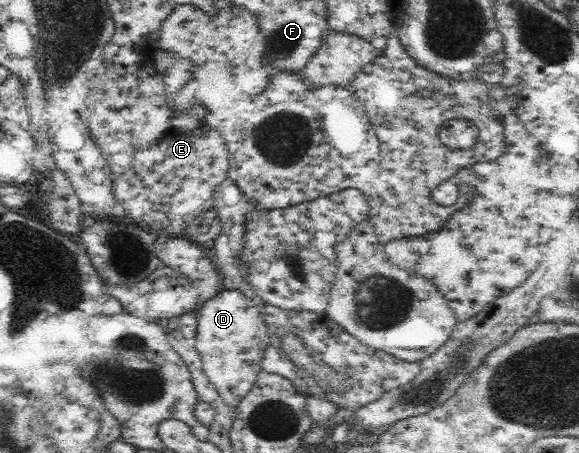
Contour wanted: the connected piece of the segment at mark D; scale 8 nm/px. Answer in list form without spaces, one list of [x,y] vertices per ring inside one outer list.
[[[226,286],[215,296],[209,297],[203,305],[199,305],[195,311],[197,315],[198,327],[192,335],[195,349],[202,359],[202,368],[210,382],[215,386],[221,399],[225,399],[226,412],[232,414],[235,406],[241,399],[251,391],[251,387],[256,383],[259,373],[263,370],[261,361],[264,351],[270,345],[268,327],[263,319],[261,308],[258,303],[250,300],[246,295],[237,289]]]

